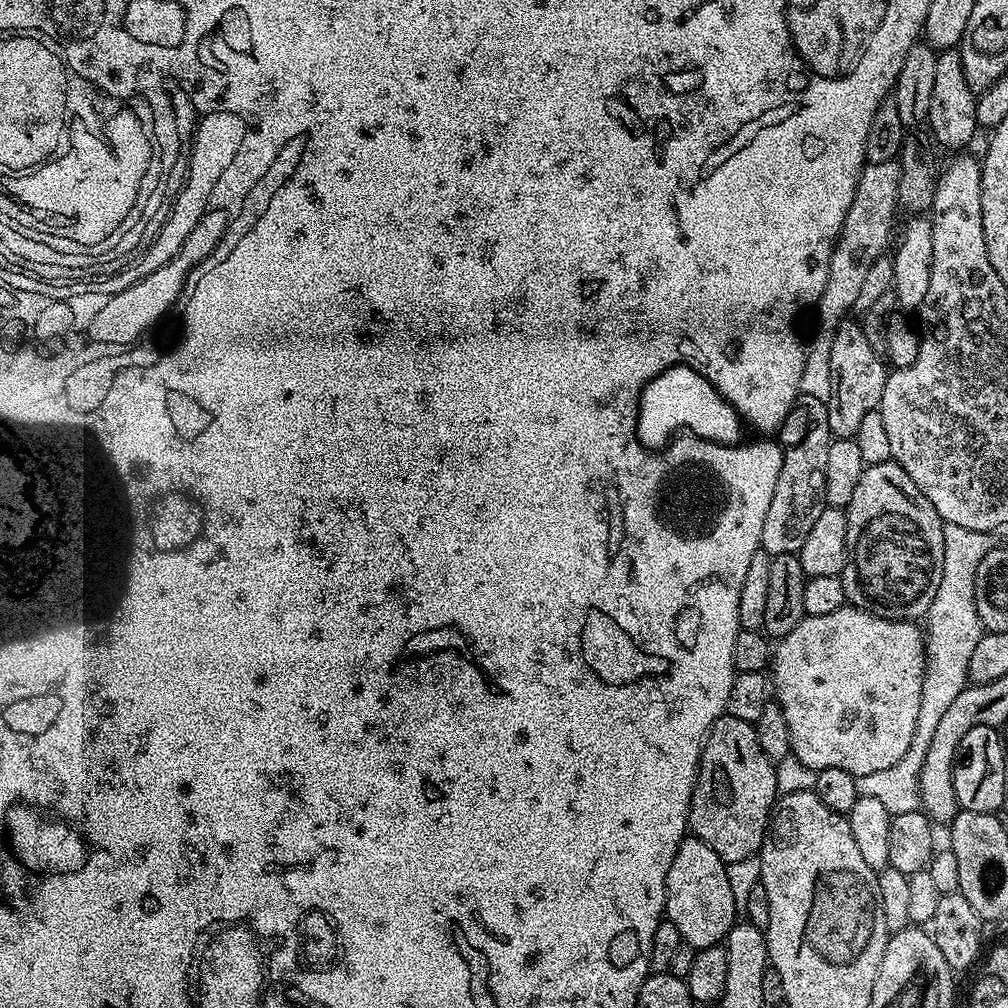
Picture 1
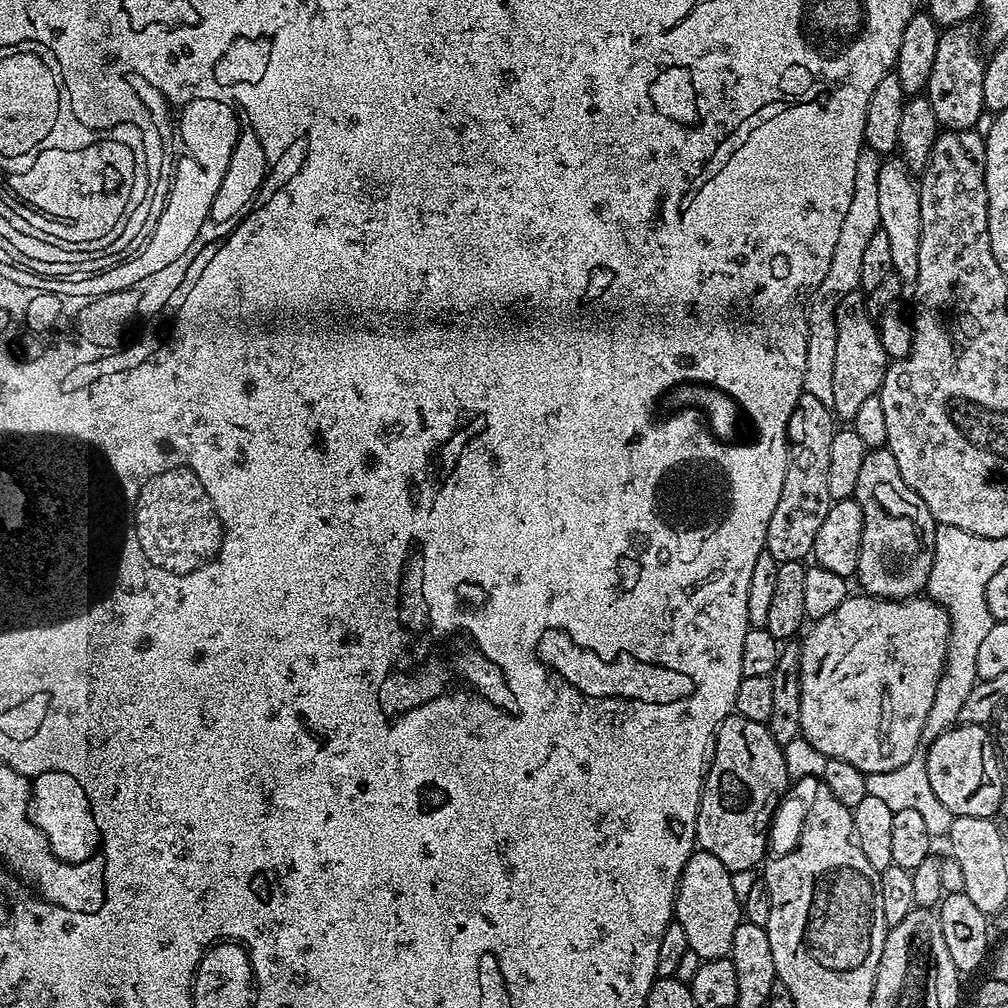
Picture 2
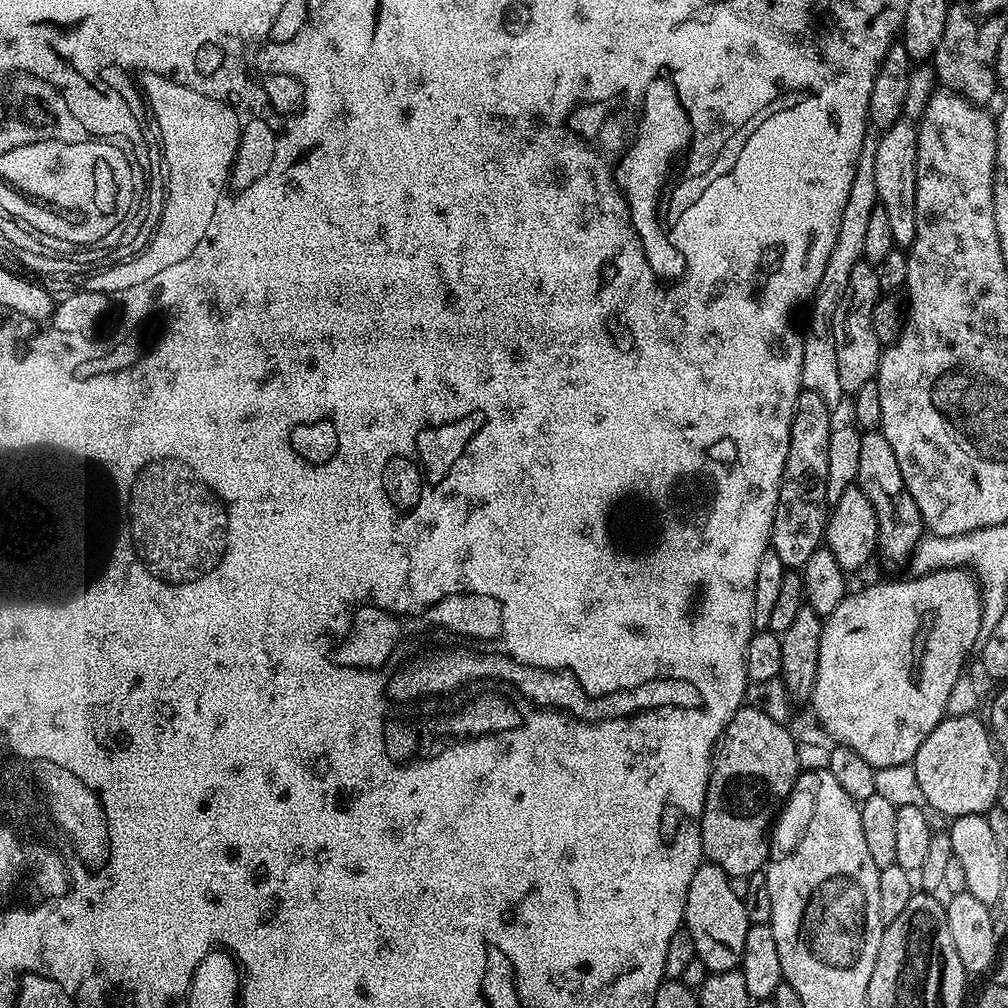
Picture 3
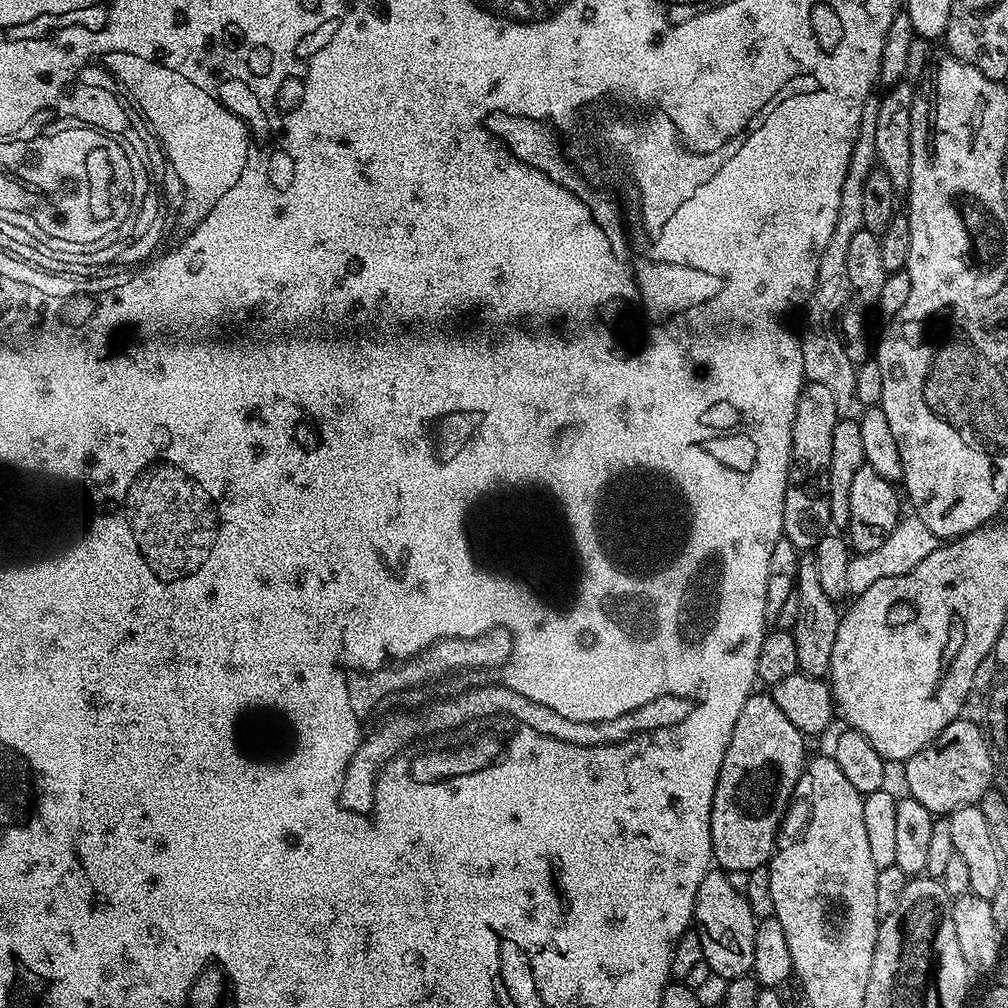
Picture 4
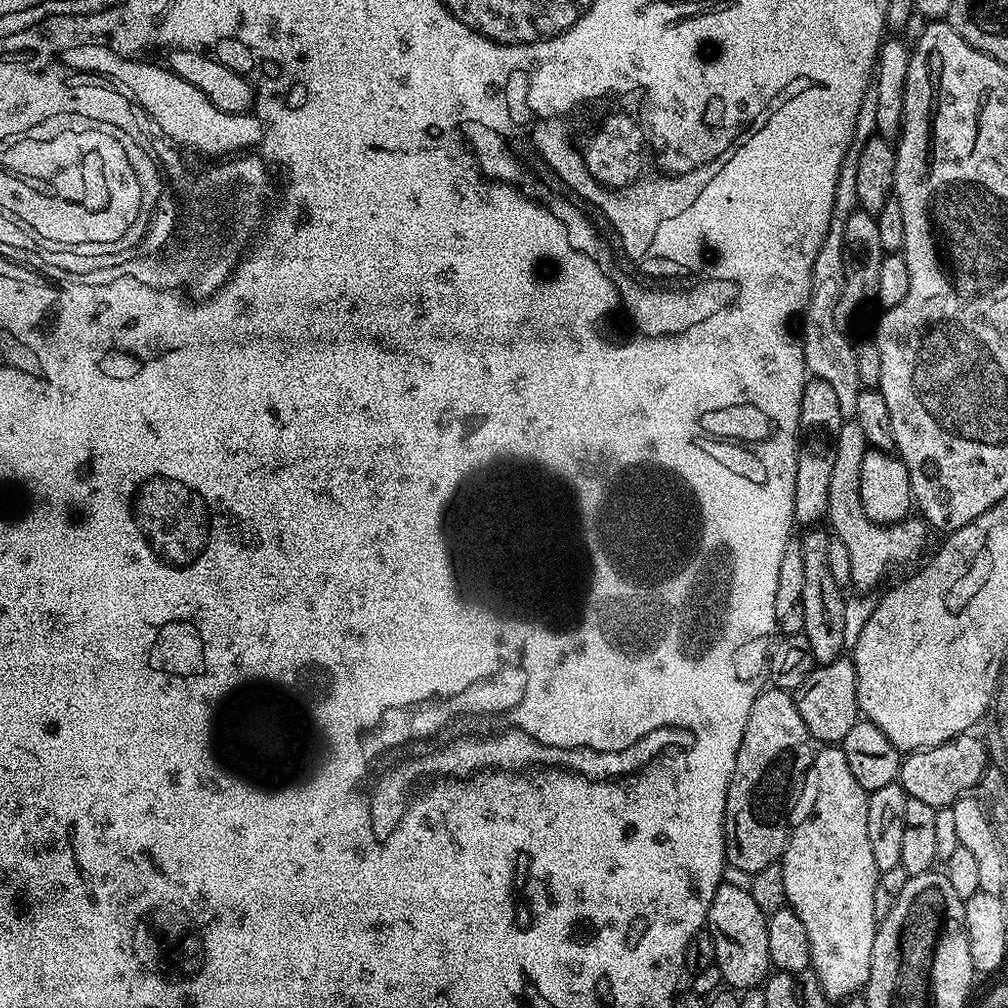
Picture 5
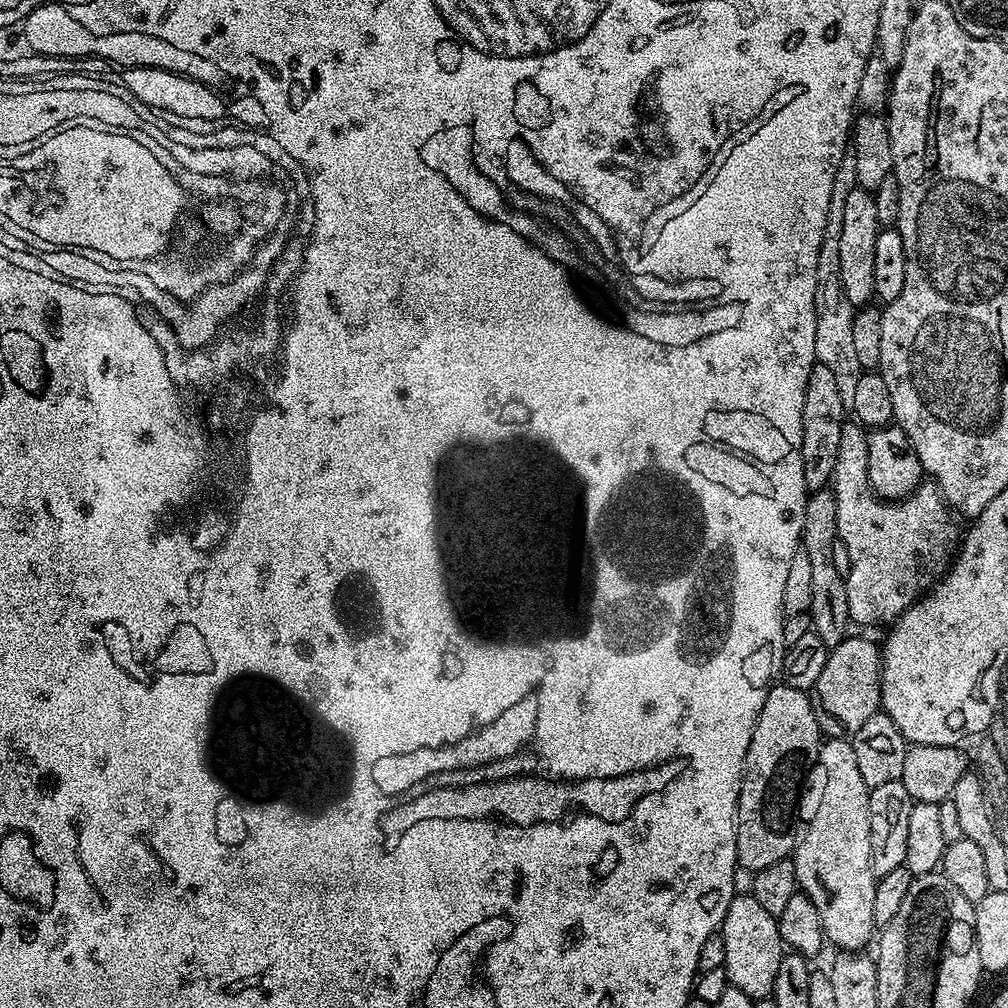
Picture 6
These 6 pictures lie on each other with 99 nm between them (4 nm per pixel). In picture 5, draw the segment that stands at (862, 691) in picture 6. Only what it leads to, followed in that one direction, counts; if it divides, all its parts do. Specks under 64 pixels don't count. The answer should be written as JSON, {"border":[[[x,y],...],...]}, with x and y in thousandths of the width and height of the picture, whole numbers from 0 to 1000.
{"border":[[[834,653],[807,663],[800,677],[788,684],[788,689],[792,708],[796,708],[796,716],[800,716],[800,724],[806,729],[807,735],[814,739],[832,739],[839,732],[839,728],[843,728],[843,720],[847,720],[854,713],[849,660],[844,654]]]}

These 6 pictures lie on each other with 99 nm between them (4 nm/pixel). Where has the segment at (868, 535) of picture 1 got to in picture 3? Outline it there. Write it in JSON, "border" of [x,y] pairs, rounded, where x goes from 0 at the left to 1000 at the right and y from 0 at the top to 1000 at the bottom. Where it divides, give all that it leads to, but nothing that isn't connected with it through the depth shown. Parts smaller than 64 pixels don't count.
{"border":[[[861,427],[855,432],[855,447],[851,453],[849,480],[863,494],[867,510],[871,514],[869,543],[872,551],[893,560],[902,555],[918,531],[917,515],[903,490],[899,478],[895,478],[895,466],[891,466],[891,454],[876,429]]]}

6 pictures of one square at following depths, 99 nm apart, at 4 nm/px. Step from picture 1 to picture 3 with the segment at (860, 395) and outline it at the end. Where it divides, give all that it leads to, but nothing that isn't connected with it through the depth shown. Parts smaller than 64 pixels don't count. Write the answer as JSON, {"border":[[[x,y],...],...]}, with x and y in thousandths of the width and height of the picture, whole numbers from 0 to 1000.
{"border":[[[852,258],[843,268],[843,280],[828,299],[823,319],[827,323],[827,343],[831,343],[831,371],[838,390],[848,391],[855,383],[866,380],[873,362],[875,342],[871,331],[867,331],[865,305],[875,291],[871,284],[871,269],[860,258]]]}

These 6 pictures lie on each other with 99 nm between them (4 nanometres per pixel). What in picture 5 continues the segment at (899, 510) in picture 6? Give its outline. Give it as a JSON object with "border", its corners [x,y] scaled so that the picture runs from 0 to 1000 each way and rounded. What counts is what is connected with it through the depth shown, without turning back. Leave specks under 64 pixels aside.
{"border":[[[848,415],[838,416],[837,422],[831,427],[829,436],[827,467],[823,469],[823,490],[819,513],[819,520],[824,531],[839,541],[839,547],[843,550],[845,579],[853,583],[869,583],[873,579],[873,574],[884,563],[903,559],[916,546],[917,539],[921,536],[921,528],[923,529],[922,521],[913,514],[902,514],[883,521],[868,520],[863,518],[863,514],[859,514],[859,506],[855,506],[853,475],[855,474],[855,454],[861,449],[862,443],[855,423],[851,423]]]}

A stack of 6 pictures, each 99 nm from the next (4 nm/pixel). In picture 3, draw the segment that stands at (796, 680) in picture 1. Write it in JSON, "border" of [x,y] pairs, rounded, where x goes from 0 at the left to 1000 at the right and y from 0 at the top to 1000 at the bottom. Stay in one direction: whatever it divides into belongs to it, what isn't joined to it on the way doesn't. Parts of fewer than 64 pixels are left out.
{"border":[[[958,563],[931,564],[929,567],[921,567],[917,570],[906,570],[905,575],[881,575],[878,579],[865,579],[862,583],[857,583],[854,587],[846,586],[838,591],[835,601],[827,605],[817,615],[817,624],[812,643],[812,673],[808,677],[808,685],[804,691],[804,699],[810,705],[810,710],[813,713],[813,718],[826,730],[829,738],[843,740],[843,744],[851,744],[863,760],[870,762],[892,762],[900,759],[909,750],[911,740],[919,736],[923,724],[931,720],[934,714],[938,713],[942,696],[942,685],[954,674],[952,667],[956,663],[956,654],[965,647],[973,634],[972,622],[976,614],[974,613],[975,601],[972,599],[970,590],[970,576],[963,566]]]}

